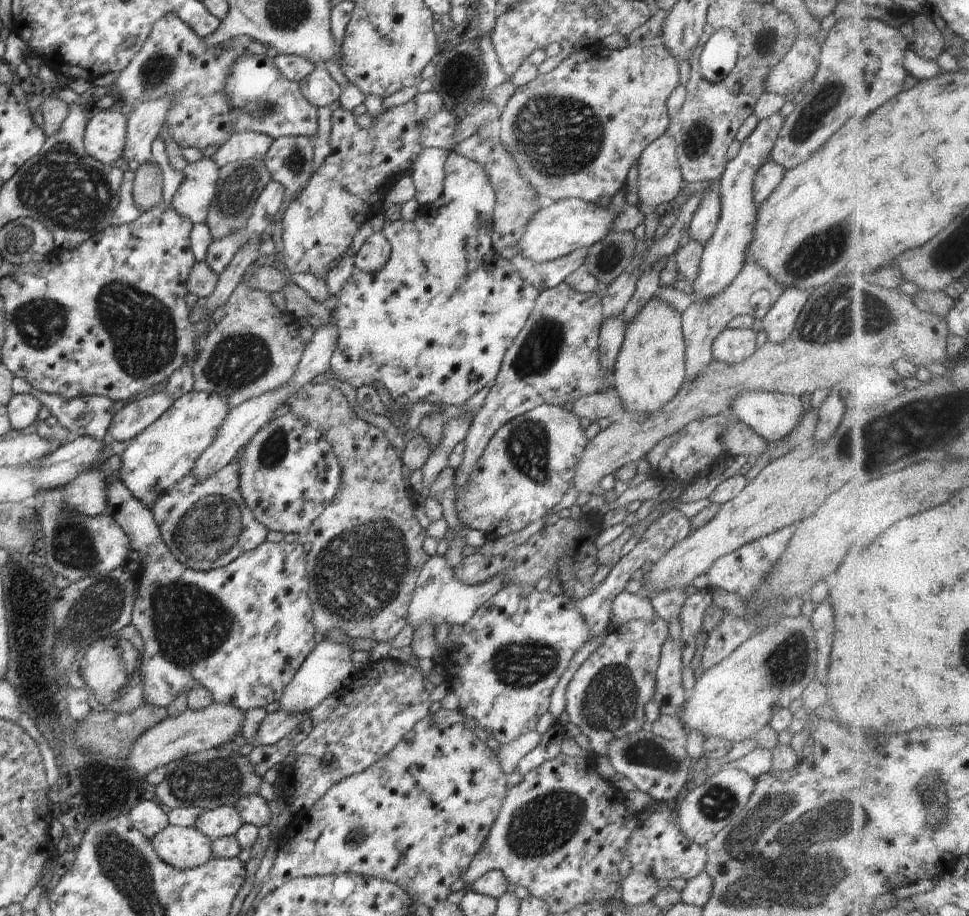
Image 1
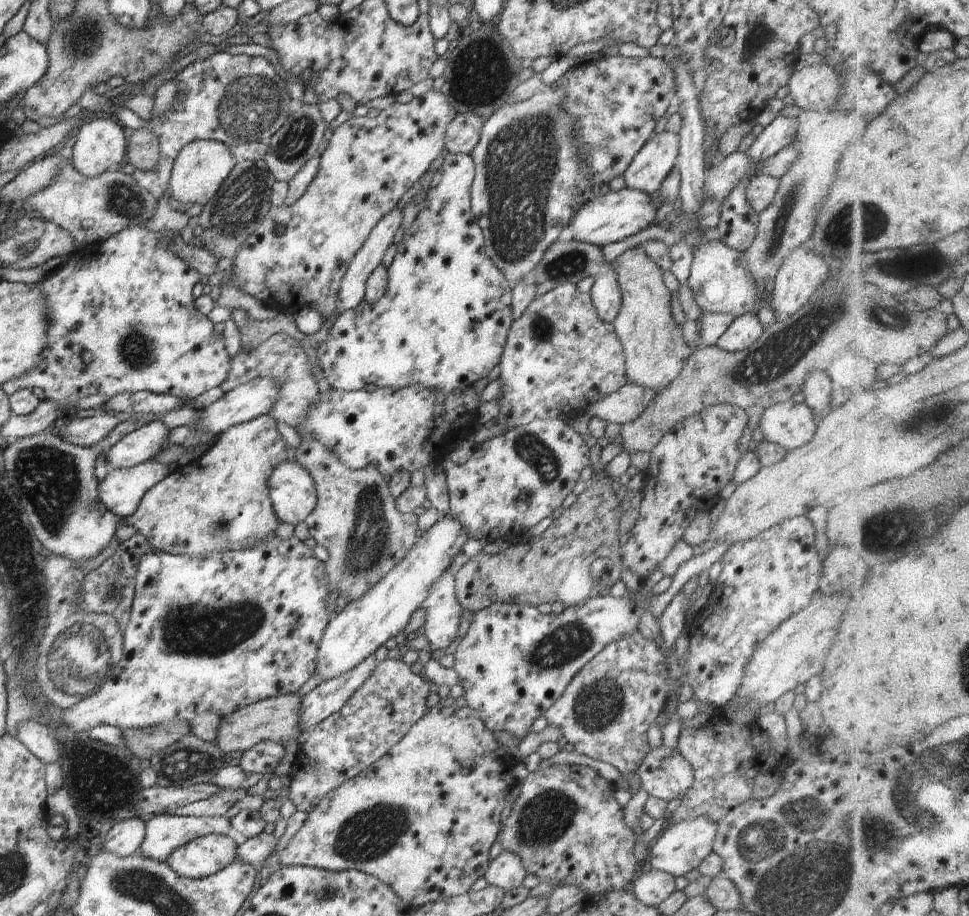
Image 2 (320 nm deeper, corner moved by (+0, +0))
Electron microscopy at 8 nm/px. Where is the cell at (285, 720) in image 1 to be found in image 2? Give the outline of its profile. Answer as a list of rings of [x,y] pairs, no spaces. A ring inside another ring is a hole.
[[[373,655],[365,658],[352,670],[322,681],[304,695],[301,702],[299,727],[312,729],[330,715],[342,710],[347,700],[358,690],[376,668],[378,661]]]

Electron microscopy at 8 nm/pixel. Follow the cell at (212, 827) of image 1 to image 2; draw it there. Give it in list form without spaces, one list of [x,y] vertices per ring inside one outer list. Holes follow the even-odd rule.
[[[176,814],[156,815],[147,818],[146,837],[144,837],[138,853],[146,858],[164,863],[178,847],[209,834],[229,836],[237,845],[242,844],[247,839],[238,831],[235,831],[230,821],[225,817],[191,817]]]

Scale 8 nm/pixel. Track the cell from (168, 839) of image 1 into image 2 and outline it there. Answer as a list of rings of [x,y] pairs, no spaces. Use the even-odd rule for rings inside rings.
[[[209,834],[178,847],[166,864],[189,879],[208,878],[233,862],[237,844],[229,836]]]

